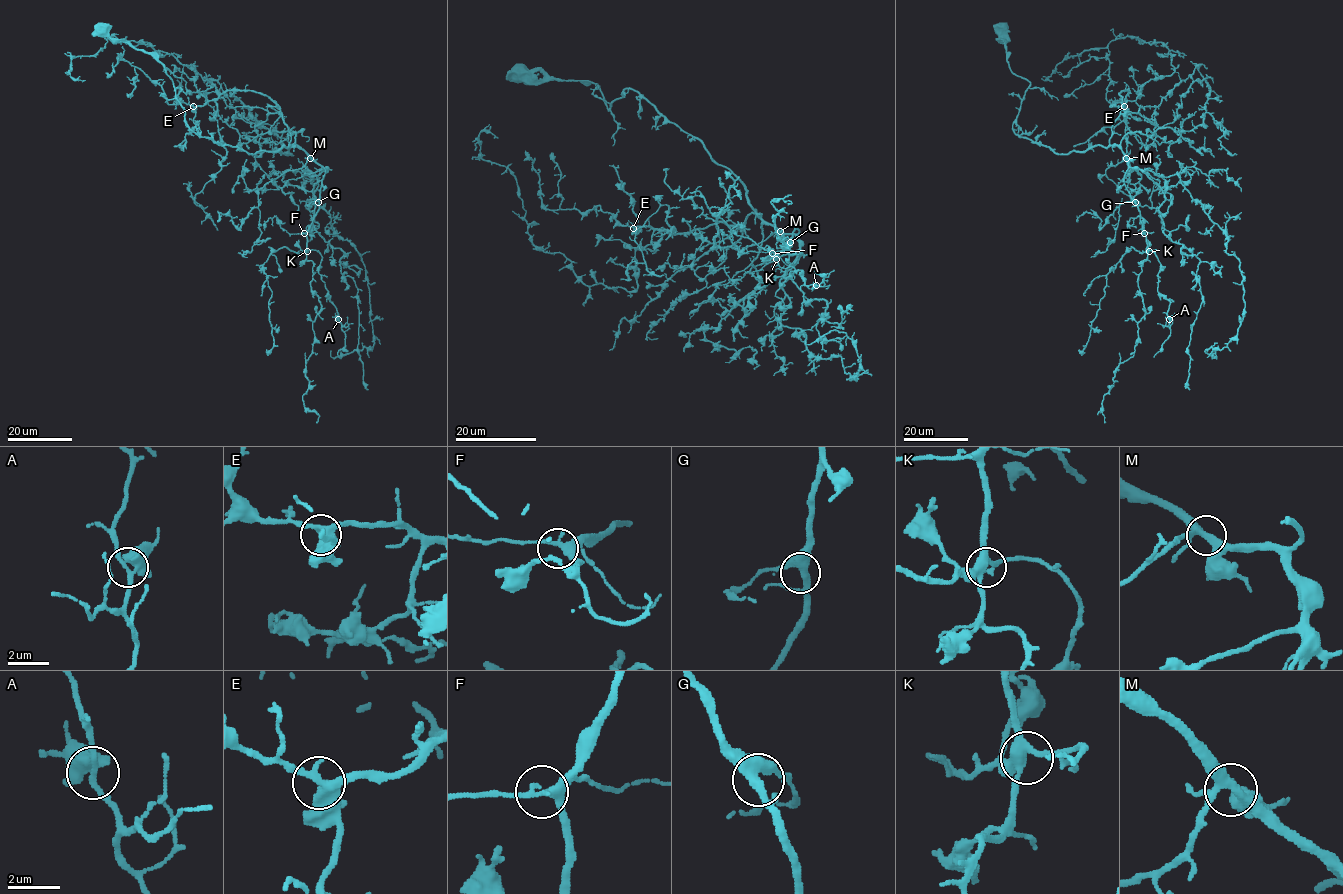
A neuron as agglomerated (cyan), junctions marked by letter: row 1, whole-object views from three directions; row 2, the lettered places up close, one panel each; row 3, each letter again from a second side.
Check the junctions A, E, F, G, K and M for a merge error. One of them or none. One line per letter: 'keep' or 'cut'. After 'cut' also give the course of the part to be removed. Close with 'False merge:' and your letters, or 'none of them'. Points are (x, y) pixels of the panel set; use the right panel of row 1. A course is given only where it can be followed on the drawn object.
A: keep
E: keep
F: keep
G: keep
K: keep
M: keep
False merge: none of them

